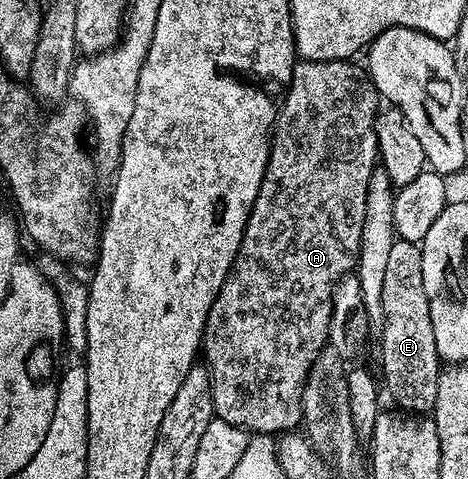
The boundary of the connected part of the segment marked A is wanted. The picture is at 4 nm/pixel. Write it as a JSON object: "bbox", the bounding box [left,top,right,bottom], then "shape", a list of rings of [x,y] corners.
{"bbox":[200,59,380,435],"shape":[[[347,59],[344,61],[304,61],[299,60],[294,67],[294,74],[290,80],[290,88],[286,90],[284,94],[284,100],[281,102],[278,110],[278,116],[276,118],[276,124],[272,129],[272,140],[270,142],[270,158],[266,164],[266,170],[264,171],[264,179],[260,183],[260,191],[256,195],[256,199],[252,203],[252,211],[248,215],[248,223],[246,224],[246,230],[242,236],[242,242],[240,247],[236,251],[234,256],[234,262],[232,267],[228,271],[228,275],[224,279],[224,283],[220,287],[220,291],[216,295],[216,299],[212,303],[212,307],[208,311],[206,316],[206,328],[202,330],[202,343],[200,346],[201,352],[206,353],[204,358],[205,364],[210,371],[210,382],[212,383],[212,403],[214,404],[214,415],[220,419],[224,419],[224,423],[232,423],[236,427],[249,431],[254,435],[281,435],[287,431],[294,431],[302,425],[302,393],[306,389],[306,380],[310,378],[310,371],[313,369],[316,359],[321,355],[323,349],[327,348],[330,341],[330,320],[333,319],[333,301],[334,290],[339,286],[342,278],[353,274],[355,272],[358,263],[358,254],[361,251],[361,232],[364,229],[364,217],[365,217],[365,199],[368,195],[369,179],[376,172],[376,166],[379,164],[378,160],[378,130],[376,128],[376,122],[380,112],[380,98],[376,86],[368,76],[367,70],[360,64],[353,65],[353,60]]]}

